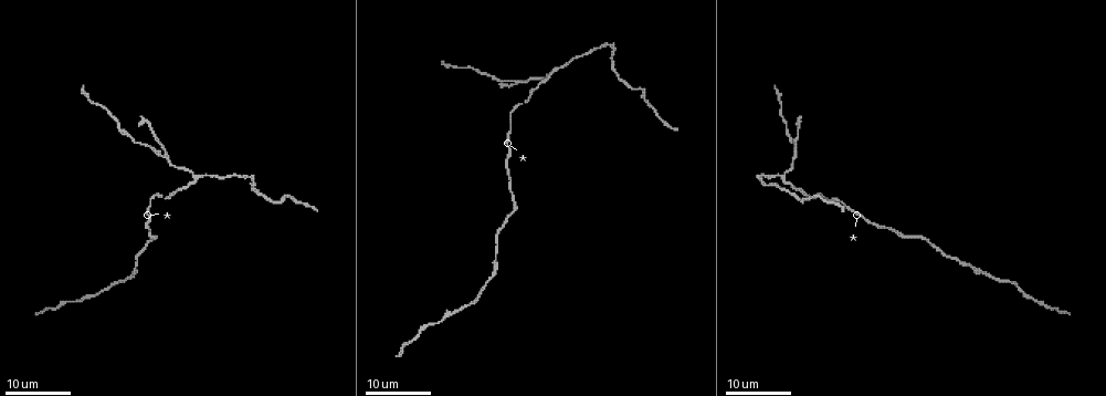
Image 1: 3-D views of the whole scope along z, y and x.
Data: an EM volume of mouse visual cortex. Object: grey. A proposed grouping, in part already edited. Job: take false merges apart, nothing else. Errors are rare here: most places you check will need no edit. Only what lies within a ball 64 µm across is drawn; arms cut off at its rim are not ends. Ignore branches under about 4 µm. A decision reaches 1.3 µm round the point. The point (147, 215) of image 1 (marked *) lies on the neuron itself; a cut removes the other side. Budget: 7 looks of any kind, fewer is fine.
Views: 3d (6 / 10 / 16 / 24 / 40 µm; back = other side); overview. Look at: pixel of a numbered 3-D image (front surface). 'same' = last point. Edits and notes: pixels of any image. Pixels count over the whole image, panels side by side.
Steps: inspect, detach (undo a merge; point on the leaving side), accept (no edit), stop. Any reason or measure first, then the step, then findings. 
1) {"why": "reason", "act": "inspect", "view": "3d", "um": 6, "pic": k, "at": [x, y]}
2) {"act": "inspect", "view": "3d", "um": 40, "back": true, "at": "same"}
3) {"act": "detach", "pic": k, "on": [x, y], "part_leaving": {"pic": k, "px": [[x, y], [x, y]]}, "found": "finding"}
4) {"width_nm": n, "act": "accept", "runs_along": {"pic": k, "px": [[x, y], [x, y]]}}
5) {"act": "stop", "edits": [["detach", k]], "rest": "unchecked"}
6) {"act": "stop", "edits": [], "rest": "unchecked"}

{"why": "calibre changes", "act": "inspect", "view": "3d", "um": 16, "pic": 1, "at": [493, 270]}

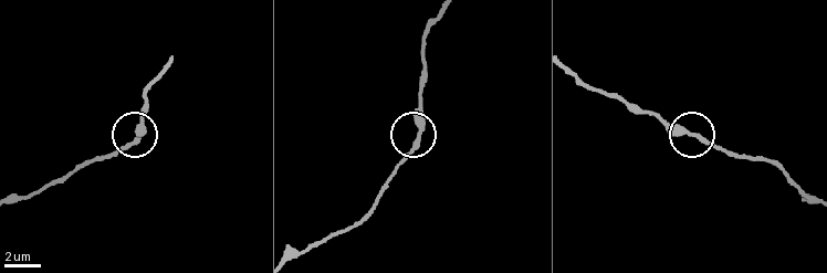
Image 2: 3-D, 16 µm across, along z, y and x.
{"act": "inspect", "view": "3d", "um": 10, "pic": 2, "at": [696, 138]}

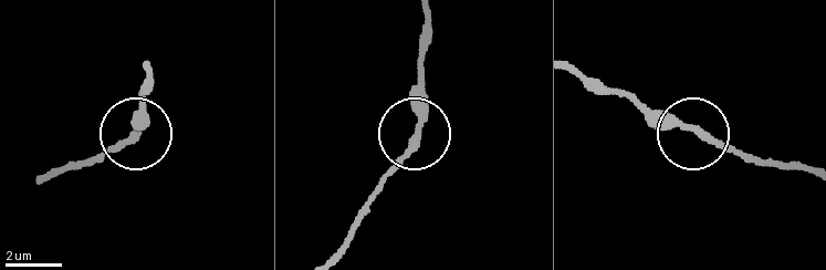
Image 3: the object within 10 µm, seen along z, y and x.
{"act": "accept", "runs_along": {"pic": 3, "px": [[575, 66], [759, 164]]}, "found": "continuous, no second neuron"}

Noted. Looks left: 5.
{"why": "sudden change in width", "act": "inspect", "view": "3d", "um": 16, "pic": 1, "at": [1033, 298]}

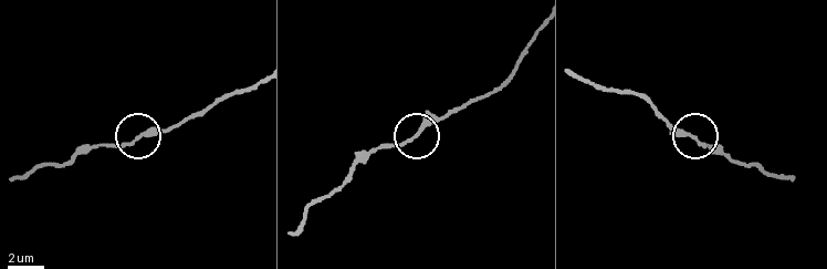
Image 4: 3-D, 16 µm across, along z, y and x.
{"act": "inspect", "view": "3d", "um": 6, "pic": 4, "at": [134, 139]}

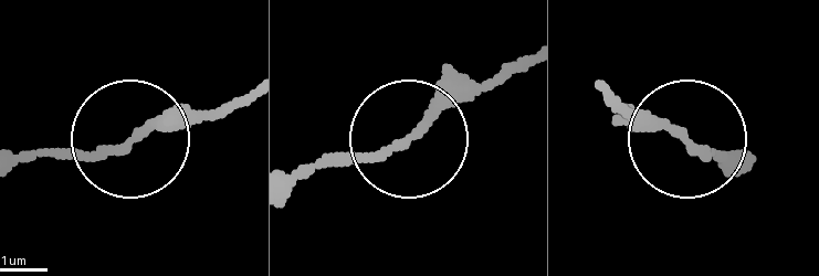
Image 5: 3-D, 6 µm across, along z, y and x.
{"act": "inspect", "view": "3d", "um": 6, "back": true, "pic": 5, "at": [136, 136]}

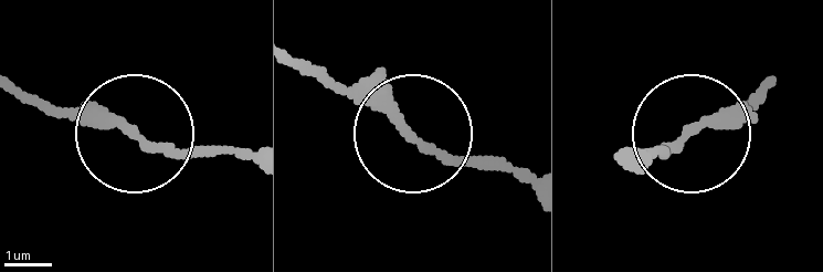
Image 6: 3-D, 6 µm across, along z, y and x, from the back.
{"act": "accept", "runs_along": {"pic": 6, "px": [[298, 61], [370, 93], [441, 153], [520, 168]]}, "found": "all the same neuron"}

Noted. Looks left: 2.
{"why": "sudden change in width", "act": "inspect", "view": "3d", "um": 16, "pic": 1, "at": [1046, 304]}

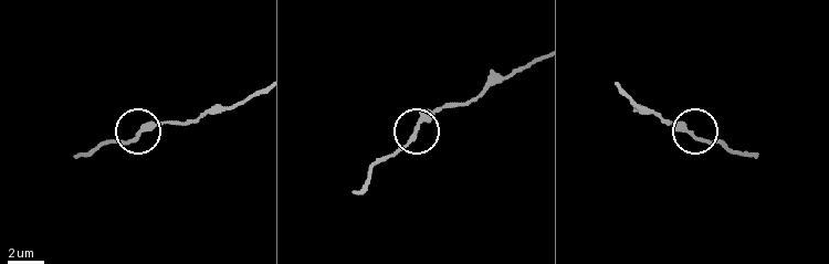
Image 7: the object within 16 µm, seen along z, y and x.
{"why": "zoom in", "act": "inspect", "view": "3d", "um": 6, "pic": 7, "at": [695, 137]}

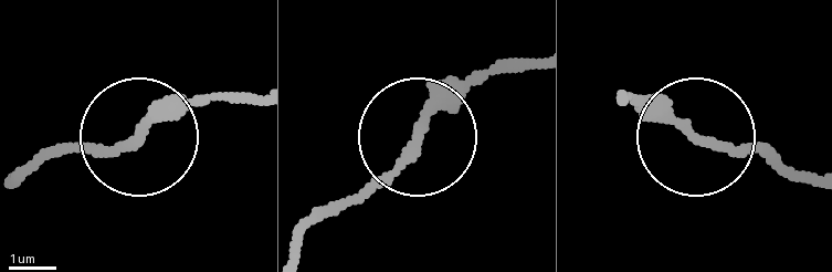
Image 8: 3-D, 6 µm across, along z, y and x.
{"act": "accept", "runs_along": {"pic": 8, "px": [[257, 98], [187, 98], [127, 138], [60, 146]]}, "found": "continuous, no second neuron"}

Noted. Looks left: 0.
{"act": "stop", "edits": [], "rest": "unchecked"}

